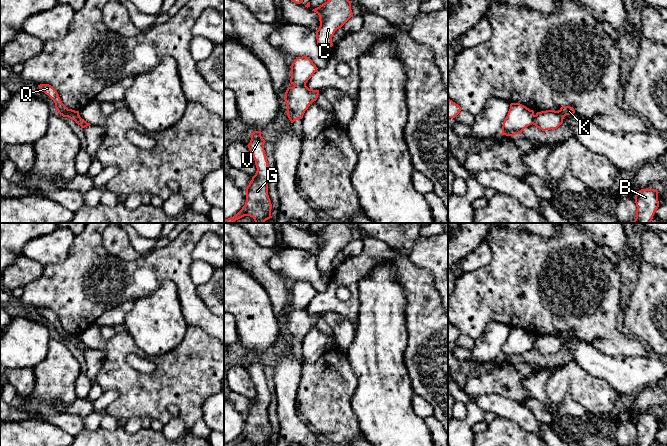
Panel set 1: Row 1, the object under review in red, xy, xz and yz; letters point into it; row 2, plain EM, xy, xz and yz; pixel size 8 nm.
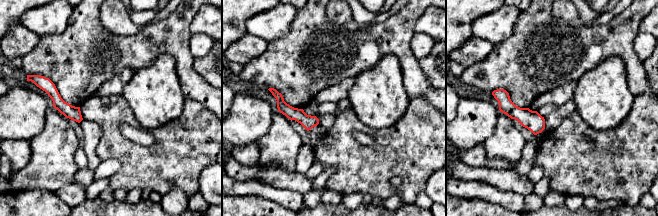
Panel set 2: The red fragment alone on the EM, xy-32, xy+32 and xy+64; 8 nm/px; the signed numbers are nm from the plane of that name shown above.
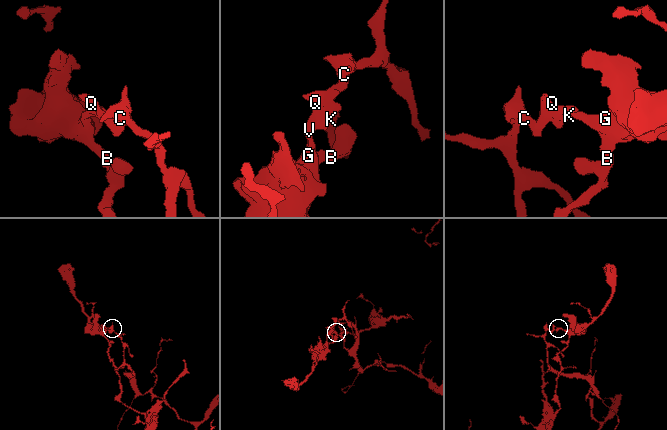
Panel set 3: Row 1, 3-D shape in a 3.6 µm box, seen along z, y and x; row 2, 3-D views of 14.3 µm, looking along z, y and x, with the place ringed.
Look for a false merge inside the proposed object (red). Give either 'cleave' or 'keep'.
cleave

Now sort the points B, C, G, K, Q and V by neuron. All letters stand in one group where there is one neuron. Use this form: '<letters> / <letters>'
B G K V / C Q

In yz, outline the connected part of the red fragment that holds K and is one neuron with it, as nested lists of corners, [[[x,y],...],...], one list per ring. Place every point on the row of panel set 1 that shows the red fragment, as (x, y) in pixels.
[[[562,106],[558,111],[555,110],[546,110],[537,112],[533,125],[542,131],[557,129],[562,123],[566,115],[572,115],[575,113],[573,107]]]

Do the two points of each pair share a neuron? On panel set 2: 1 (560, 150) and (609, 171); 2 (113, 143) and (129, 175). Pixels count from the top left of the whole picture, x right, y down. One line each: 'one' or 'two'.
1: one
2: one

